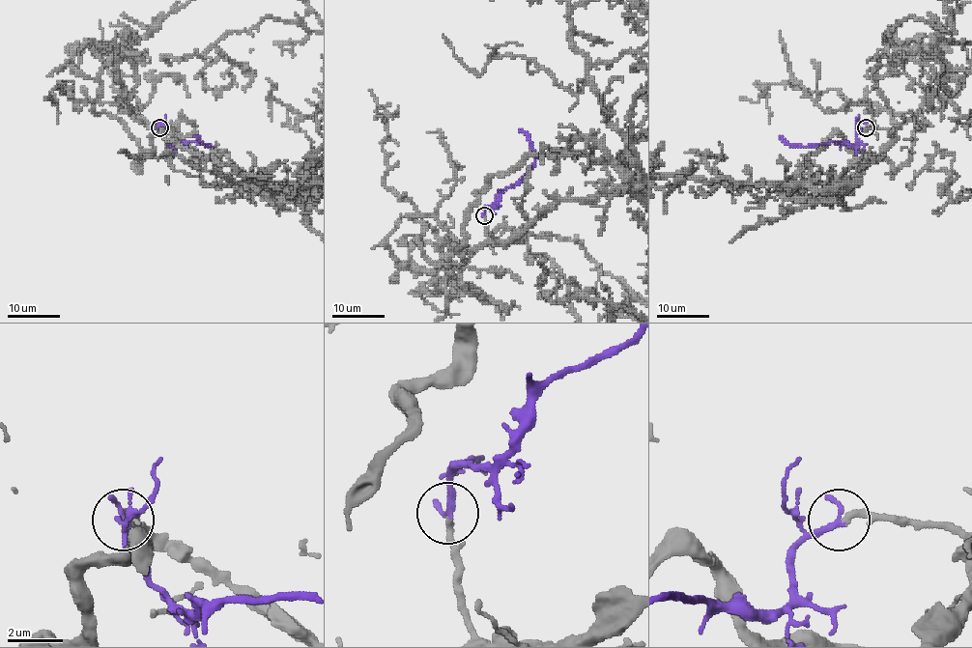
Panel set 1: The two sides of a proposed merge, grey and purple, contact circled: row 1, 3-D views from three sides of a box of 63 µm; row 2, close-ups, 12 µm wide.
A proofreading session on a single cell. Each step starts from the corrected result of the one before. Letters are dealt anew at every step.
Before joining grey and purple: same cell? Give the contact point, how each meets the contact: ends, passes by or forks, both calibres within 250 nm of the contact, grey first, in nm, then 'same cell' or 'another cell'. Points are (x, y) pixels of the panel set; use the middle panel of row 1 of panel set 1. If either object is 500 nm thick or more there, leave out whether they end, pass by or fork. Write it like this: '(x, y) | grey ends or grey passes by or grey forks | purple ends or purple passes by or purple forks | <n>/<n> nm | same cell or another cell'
(484, 215) | grey ends | purple ends | 240/280 nm | same cell

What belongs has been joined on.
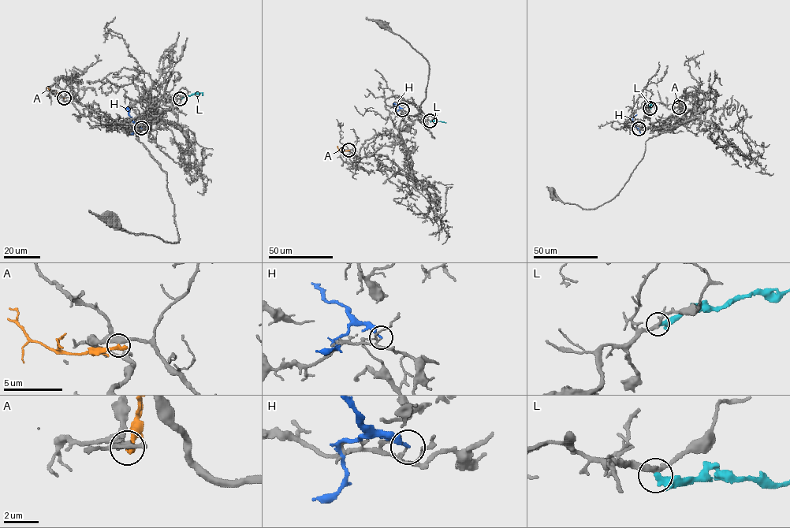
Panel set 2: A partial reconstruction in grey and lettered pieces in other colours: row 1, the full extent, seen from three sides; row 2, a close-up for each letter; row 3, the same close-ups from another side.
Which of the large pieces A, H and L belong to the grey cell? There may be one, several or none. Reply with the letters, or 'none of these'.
none of these

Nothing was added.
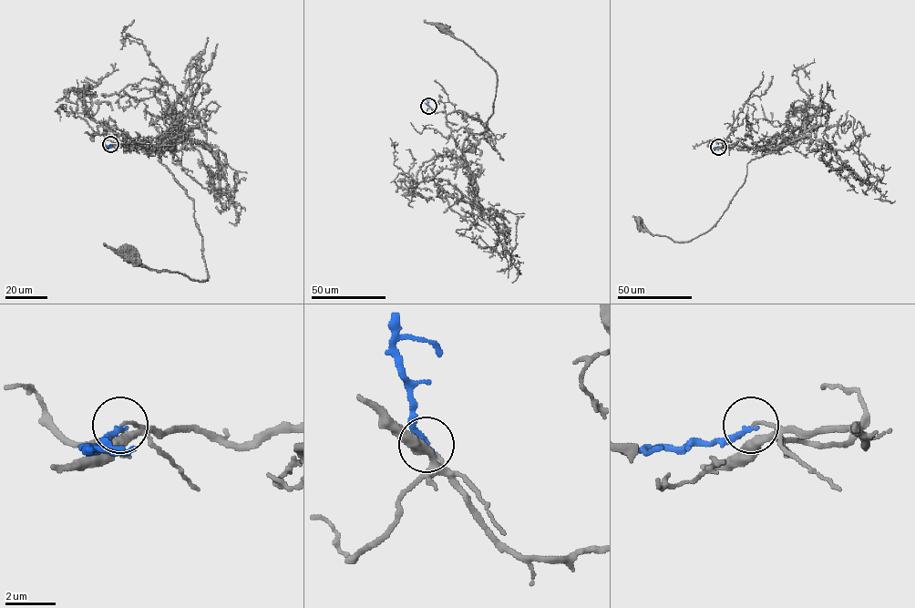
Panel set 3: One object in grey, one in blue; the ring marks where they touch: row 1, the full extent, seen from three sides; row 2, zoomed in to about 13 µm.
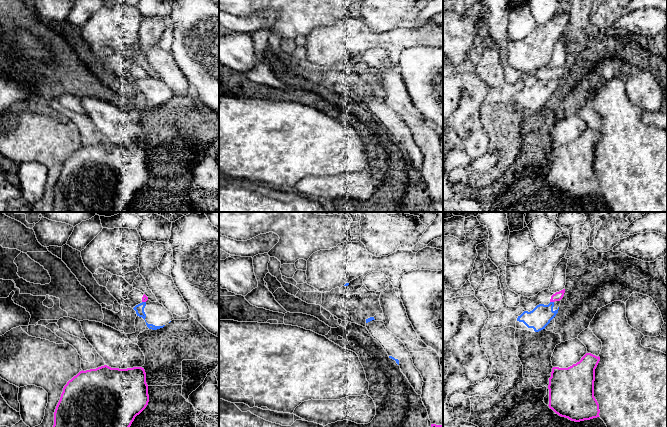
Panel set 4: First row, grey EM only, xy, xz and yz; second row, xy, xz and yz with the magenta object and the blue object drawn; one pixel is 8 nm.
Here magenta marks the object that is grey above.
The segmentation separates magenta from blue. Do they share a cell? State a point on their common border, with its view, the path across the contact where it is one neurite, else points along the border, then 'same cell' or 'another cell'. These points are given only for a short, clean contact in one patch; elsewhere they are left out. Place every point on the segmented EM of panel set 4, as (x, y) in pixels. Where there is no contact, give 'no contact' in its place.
meets magenta in yz at (552, 301); another cell

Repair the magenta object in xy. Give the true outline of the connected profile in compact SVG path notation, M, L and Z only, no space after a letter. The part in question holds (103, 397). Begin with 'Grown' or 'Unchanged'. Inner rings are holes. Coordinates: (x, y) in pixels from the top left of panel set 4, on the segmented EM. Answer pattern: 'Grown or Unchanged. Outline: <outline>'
Unchanged. Outline: M104 365L82 370L64 386L54 412L53 427L130 427L148 402L146 373L142 367L119 369Z

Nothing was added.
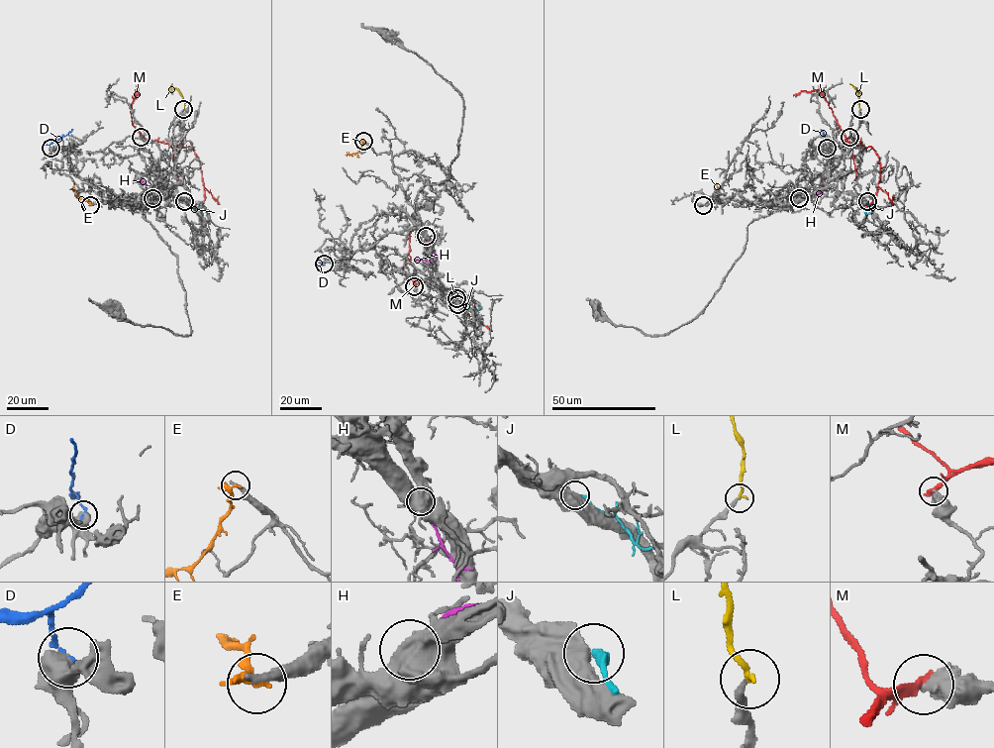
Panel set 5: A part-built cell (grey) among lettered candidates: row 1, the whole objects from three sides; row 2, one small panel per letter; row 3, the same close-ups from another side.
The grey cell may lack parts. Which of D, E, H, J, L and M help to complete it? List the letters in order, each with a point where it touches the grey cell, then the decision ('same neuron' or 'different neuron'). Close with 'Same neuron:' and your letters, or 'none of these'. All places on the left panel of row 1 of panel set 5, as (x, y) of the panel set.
D: meets grey at (50, 148); different neuron
E: meets grey at (90, 205); different neuron
H: meets grey at (152, 198); different neuron
J: meets grey at (184, 201); different neuron
L: meets grey at (183, 109); same neuron
M: meets grey at (141, 137); different neuron
Same neuron: L

